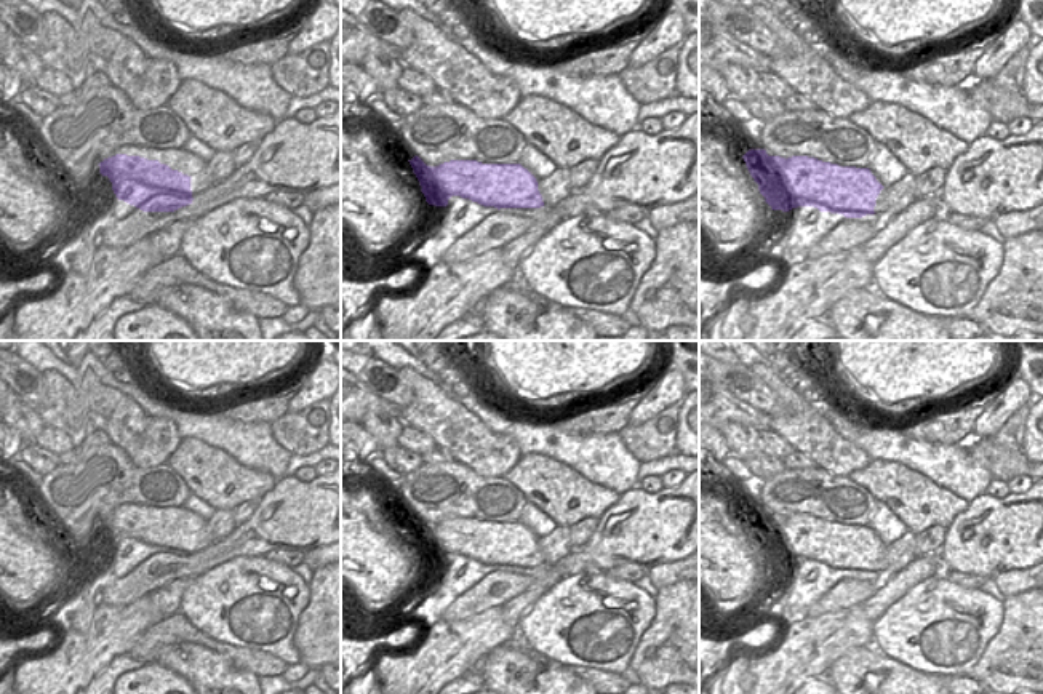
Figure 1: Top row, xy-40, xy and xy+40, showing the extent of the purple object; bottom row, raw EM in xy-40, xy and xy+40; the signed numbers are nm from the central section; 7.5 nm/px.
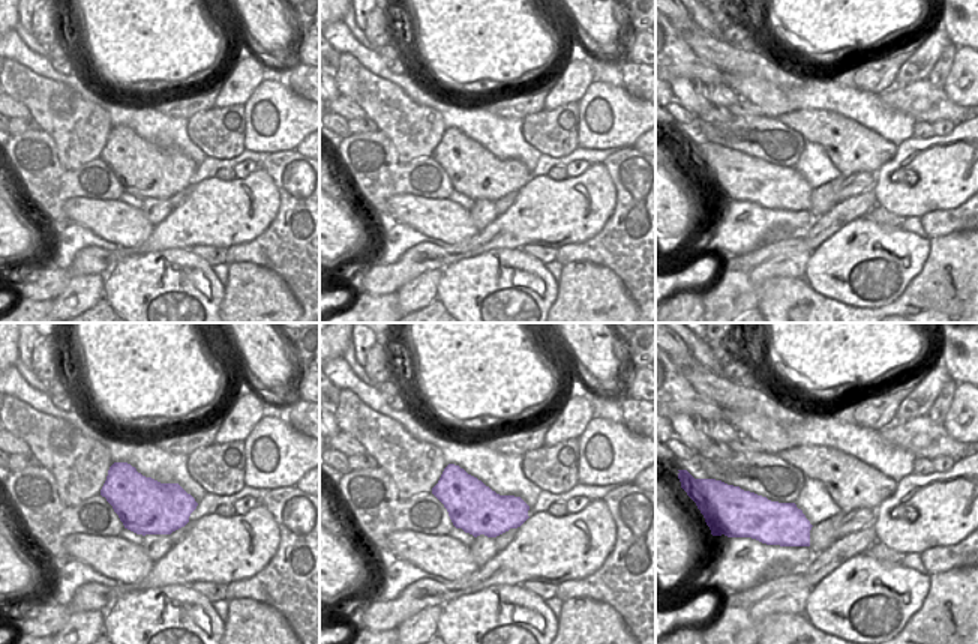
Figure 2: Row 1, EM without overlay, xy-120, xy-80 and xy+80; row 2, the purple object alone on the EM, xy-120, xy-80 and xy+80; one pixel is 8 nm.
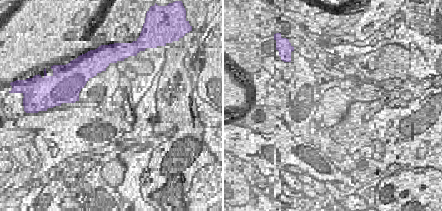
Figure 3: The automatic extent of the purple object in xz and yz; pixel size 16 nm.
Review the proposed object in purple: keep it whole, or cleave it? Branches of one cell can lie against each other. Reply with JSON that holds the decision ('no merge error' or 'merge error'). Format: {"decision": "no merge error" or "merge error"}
{"decision": "merge error"}

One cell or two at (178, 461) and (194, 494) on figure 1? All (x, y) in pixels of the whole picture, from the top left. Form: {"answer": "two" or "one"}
{"answer": "one"}

